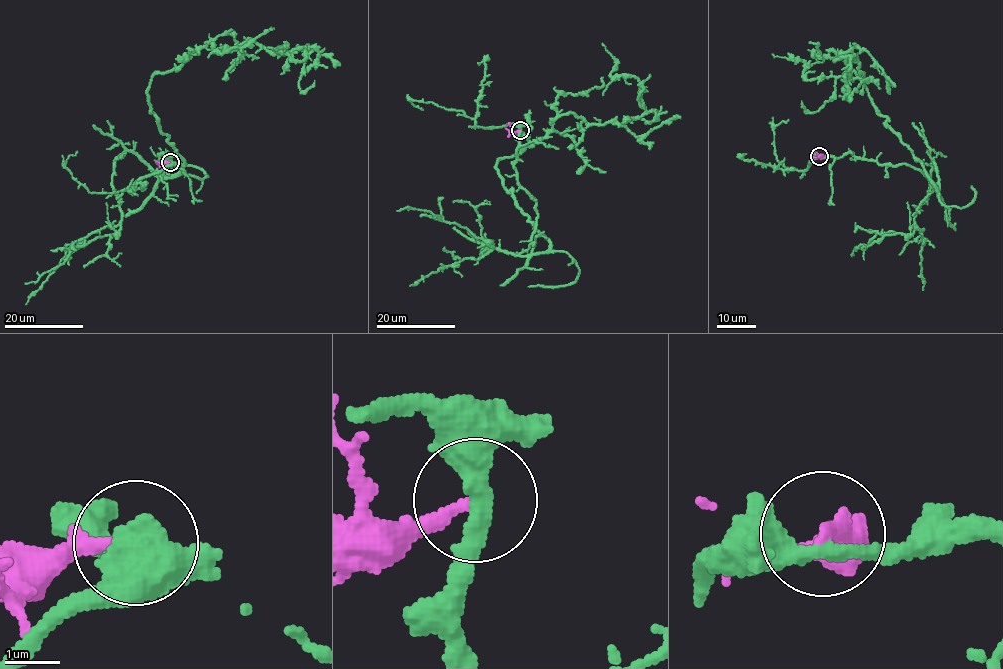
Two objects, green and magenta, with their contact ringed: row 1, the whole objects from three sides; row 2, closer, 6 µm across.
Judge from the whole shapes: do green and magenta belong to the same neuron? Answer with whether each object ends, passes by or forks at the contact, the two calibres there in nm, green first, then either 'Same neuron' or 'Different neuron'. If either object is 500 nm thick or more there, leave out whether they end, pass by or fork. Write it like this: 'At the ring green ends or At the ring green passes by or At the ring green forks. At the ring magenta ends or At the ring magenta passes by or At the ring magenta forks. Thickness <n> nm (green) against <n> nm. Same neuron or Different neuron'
At the ring green passes by. At the ring magenta ends. Thickness 320 nm (green) against 220 nm. Different neuron

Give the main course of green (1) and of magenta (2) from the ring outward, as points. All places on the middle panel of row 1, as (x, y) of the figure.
1: (520, 130), (513, 166), (543, 253), (497, 161), (568, 113), (643, 114), (640, 82), (611, 75), (602, 43)
2: (520, 130), (512, 131), (507, 124)

